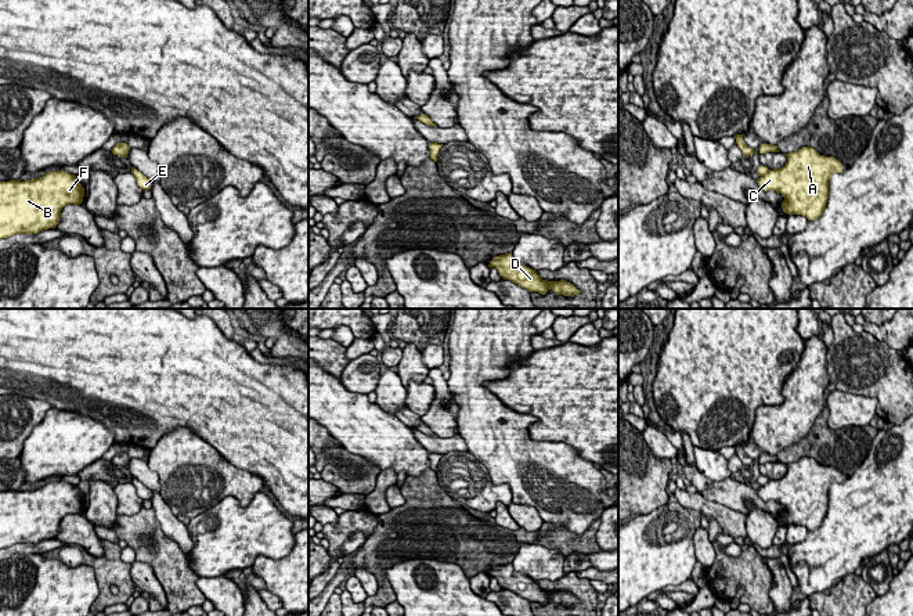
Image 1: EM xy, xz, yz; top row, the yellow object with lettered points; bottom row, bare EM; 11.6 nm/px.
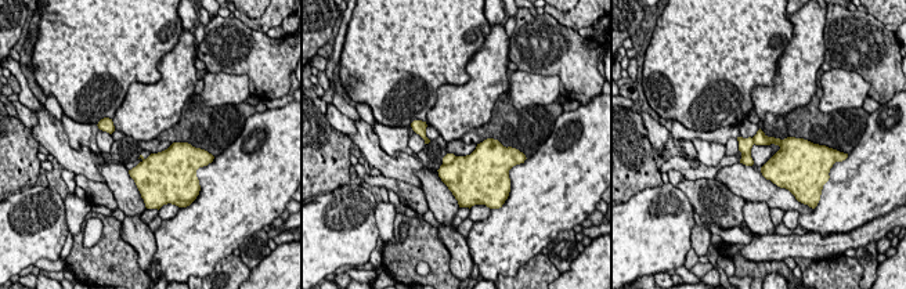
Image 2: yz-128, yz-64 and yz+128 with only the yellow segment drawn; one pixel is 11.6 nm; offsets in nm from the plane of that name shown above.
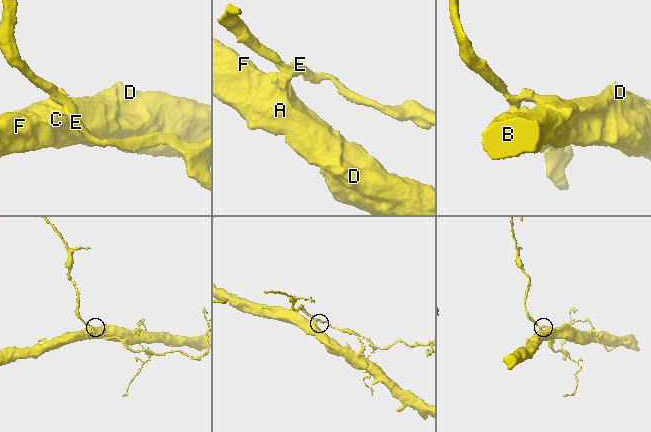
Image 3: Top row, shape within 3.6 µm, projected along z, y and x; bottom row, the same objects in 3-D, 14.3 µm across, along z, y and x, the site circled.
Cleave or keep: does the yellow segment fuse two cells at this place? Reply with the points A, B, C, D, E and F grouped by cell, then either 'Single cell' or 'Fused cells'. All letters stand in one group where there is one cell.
Groups: A B C D F / E. Fused cells

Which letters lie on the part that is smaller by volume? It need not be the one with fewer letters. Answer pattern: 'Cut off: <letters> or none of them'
Cut off: E

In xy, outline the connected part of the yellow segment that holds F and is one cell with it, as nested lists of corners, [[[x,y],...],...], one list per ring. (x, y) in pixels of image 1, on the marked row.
[[[48,172],[39,179],[0,181],[0,239],[15,234],[37,234],[55,228],[64,206],[83,202],[84,188],[75,174]]]

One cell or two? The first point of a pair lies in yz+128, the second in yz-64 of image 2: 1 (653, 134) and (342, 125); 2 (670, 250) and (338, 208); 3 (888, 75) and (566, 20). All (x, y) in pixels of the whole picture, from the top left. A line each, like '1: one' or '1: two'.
1: one
2: one
3: two

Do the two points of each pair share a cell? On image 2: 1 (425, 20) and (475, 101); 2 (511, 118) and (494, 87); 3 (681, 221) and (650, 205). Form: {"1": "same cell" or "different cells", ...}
{"1": "different cells", "2": "different cells", "3": "same cell"}

